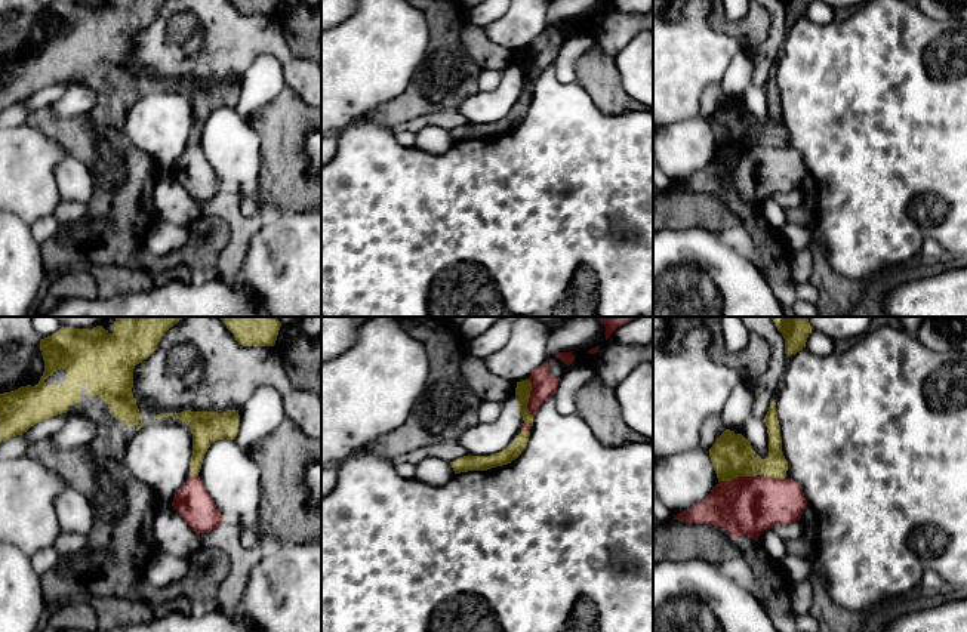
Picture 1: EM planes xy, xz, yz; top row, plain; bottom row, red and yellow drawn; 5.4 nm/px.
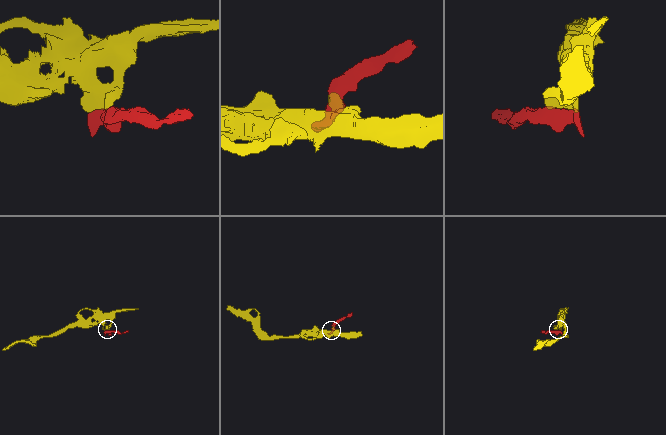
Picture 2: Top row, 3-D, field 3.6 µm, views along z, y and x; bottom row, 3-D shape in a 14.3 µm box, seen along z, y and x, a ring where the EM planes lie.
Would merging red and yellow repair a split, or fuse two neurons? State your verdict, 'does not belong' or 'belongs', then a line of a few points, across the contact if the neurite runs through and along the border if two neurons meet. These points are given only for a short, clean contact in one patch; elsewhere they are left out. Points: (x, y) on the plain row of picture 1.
does not belong

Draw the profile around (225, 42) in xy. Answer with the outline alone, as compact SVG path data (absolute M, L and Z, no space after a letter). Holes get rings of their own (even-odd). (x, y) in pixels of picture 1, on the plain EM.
M166 0L155 19L133 37L132 62L142 87L154 87L160 81L227 80L240 78L252 61L268 53L275 56L283 68L287 87L293 89L314 110L321 110L321 67L314 61L292 55L284 30L272 15L243 15L231 0ZM191 12L197 16L195 33L184 43L170 43L169 21L176 13Z

